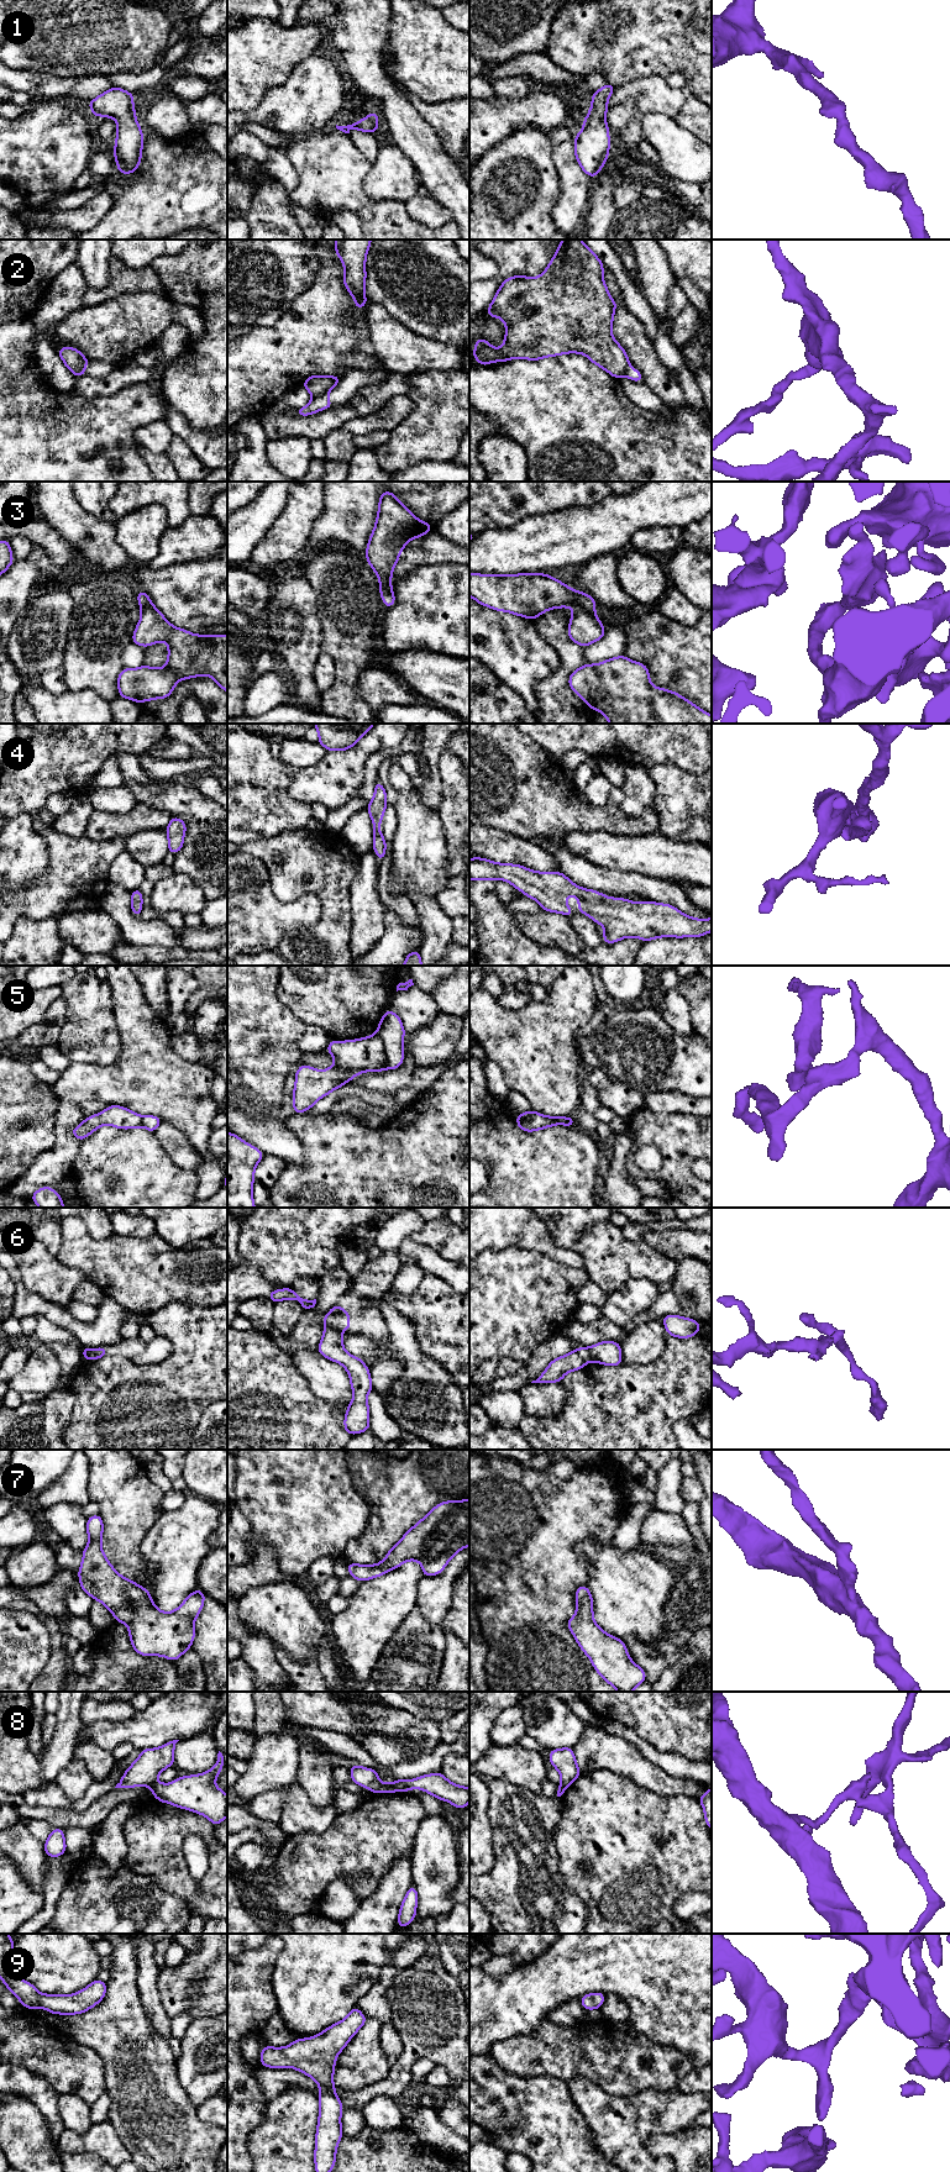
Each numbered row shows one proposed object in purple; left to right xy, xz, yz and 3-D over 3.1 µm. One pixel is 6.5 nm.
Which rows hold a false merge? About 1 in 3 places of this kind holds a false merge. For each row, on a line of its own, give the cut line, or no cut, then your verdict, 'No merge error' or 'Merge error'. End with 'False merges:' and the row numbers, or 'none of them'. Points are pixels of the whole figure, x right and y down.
1: No split. No merge error
2: Split along xz (325, 393), (313, 398). Merge error
3: No split. No merge error
4: No split. No merge error
5: Split along xz (377, 1031), (382, 1041), (387, 1068). Merge error
6: Split along xz (325, 1326), (332, 1326), (339, 1330). Merge error
7: No split. No merge error
8: Split along xz (393, 1782), (400, 1789). Merge error
9: No split. No merge error
False merges: 2, 5, 6, 8

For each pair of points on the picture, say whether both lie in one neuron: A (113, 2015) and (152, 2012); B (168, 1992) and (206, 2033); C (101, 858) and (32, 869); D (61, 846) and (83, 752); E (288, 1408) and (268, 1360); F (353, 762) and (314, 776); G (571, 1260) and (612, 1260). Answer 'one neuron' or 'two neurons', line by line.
A: two neurons
B: two neurons
C: two neurons
D: two neurons
E: one neuron
F: one neuron
G: two neurons

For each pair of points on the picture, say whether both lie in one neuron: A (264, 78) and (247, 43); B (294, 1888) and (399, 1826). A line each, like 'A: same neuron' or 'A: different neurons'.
A: same neuron
B: same neuron

